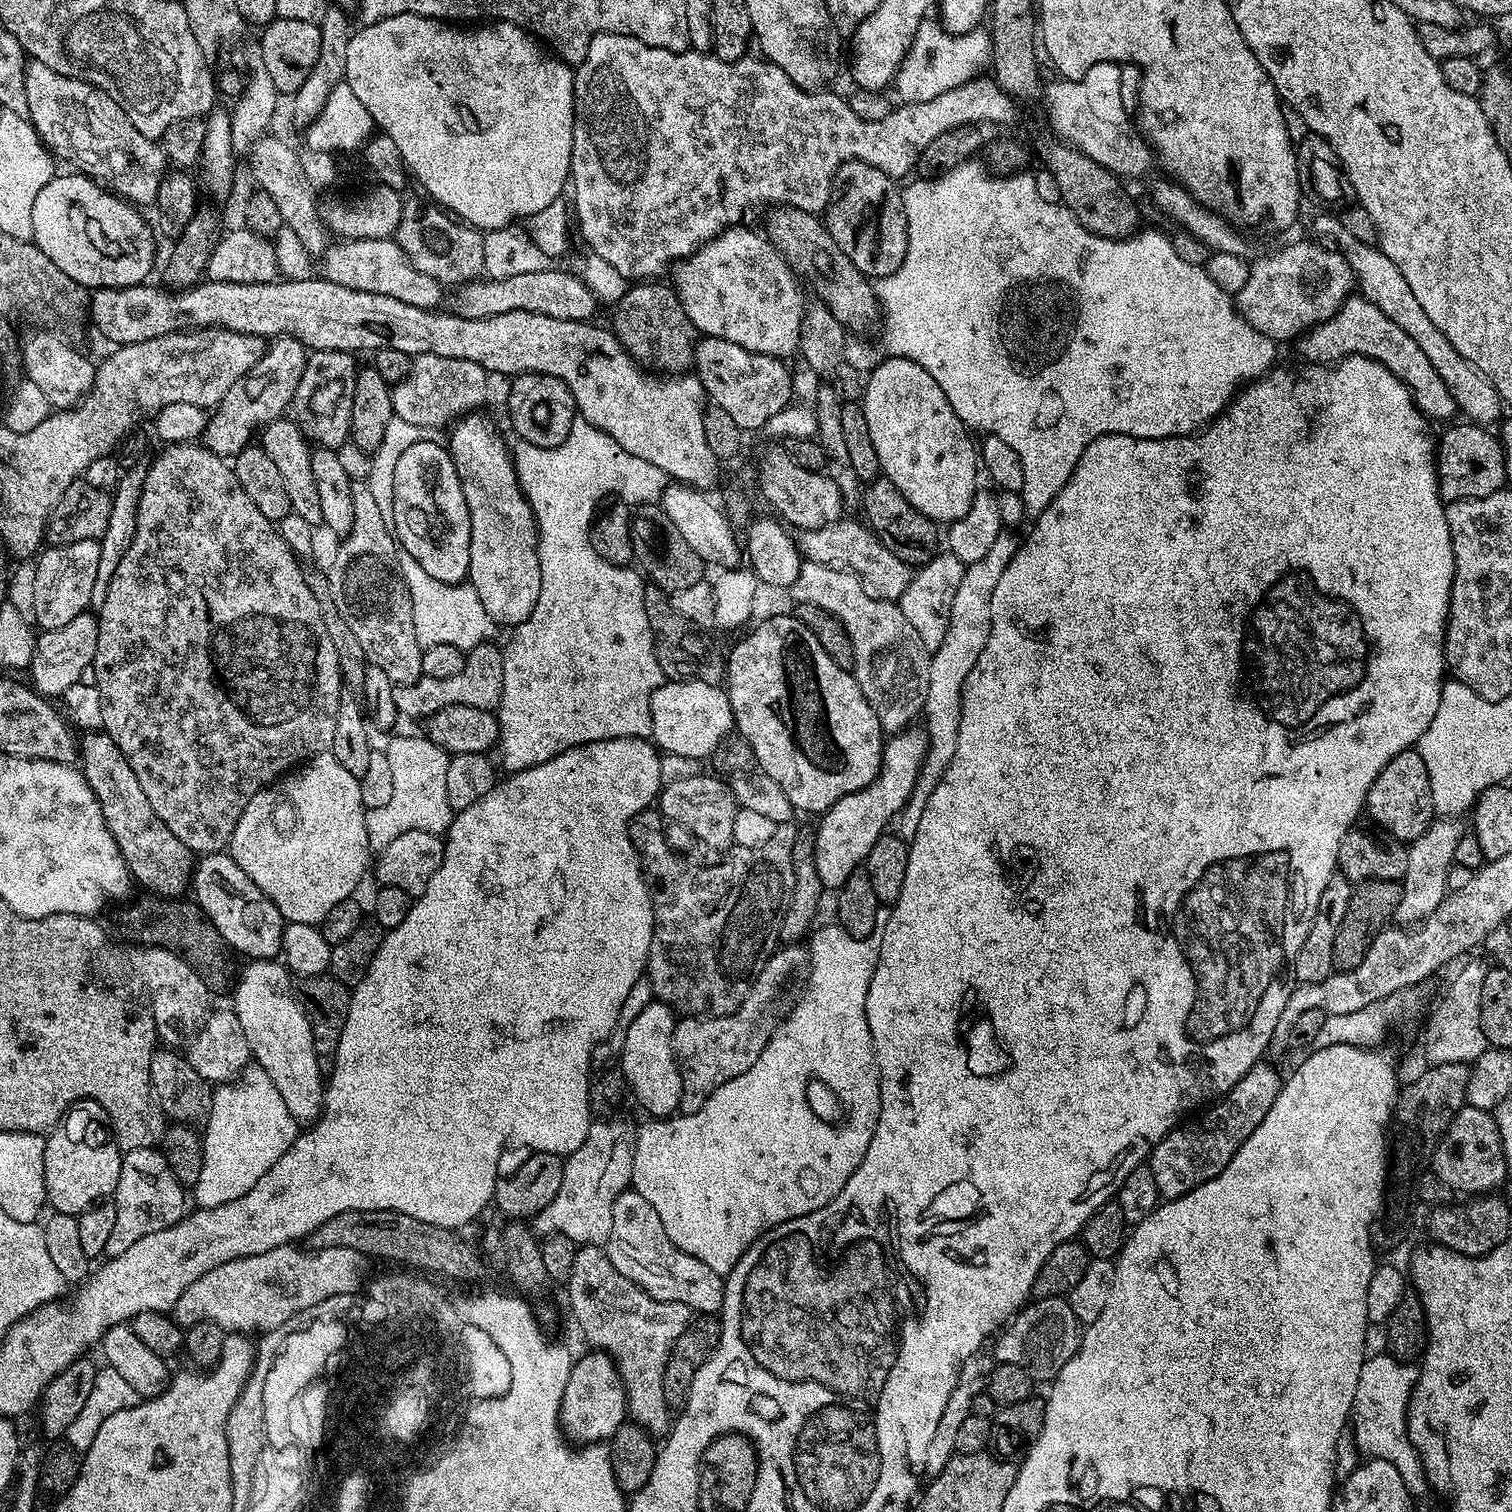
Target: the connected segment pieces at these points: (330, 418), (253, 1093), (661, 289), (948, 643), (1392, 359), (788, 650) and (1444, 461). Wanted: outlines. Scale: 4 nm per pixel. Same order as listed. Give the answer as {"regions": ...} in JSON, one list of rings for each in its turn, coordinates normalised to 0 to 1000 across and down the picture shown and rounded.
{"regions":[[[[210,233],[203,236],[200,246],[200,253],[192,268],[200,287],[207,294],[225,298],[231,291],[233,284],[233,269],[234,269],[234,253],[237,245],[236,236],[231,233]]],[[[164,705],[158,716],[146,716],[140,723],[140,731],[138,733],[138,740],[134,746],[135,768],[134,776],[131,776],[131,782],[128,784],[129,796],[133,799],[144,799],[163,790],[163,787],[165,787],[168,782],[171,782],[171,779],[173,779],[173,776],[176,776],[176,774],[179,774],[179,771],[187,766],[187,763],[196,755],[196,751],[196,741],[192,737],[192,734],[189,734],[187,724],[181,721],[181,716],[179,716],[173,706]]],[[[439,187],[419,187],[414,195],[406,202],[405,206],[407,207],[405,209],[403,217],[417,235],[425,237],[431,235],[433,233],[439,233],[437,238],[442,241],[441,245],[452,247],[458,243],[462,220],[451,200],[447,196],[446,190],[437,187]]],[[[662,353],[659,356],[657,361],[649,370],[638,375],[636,386],[628,398],[630,403],[626,406],[627,411],[626,422],[623,423],[623,427],[616,431],[615,456],[612,459],[610,472],[612,476],[614,475],[614,479],[612,478],[614,499],[608,508],[603,527],[598,531],[598,536],[594,540],[595,544],[598,544],[597,550],[599,554],[602,554],[606,550],[615,525],[620,520],[622,516],[624,516],[627,507],[631,504],[631,496],[634,494],[638,452],[642,448],[642,444],[644,443],[647,434],[649,433],[649,430],[652,430],[652,422],[655,422],[655,396],[657,396],[657,390],[660,388],[660,384],[663,383],[665,374],[668,374],[673,362],[673,357],[667,353]]],[[[895,194],[889,199],[884,206],[876,214],[872,214],[867,220],[859,223],[860,233],[865,239],[883,239],[889,237],[890,235],[905,235],[914,242],[917,242],[929,252],[937,263],[941,263],[944,261],[945,266],[943,272],[945,276],[958,275],[962,272],[960,261],[958,260],[958,256],[951,250],[951,245],[946,242],[946,237],[943,233],[925,216],[925,213],[921,213],[911,205],[906,199],[903,198],[901,195]]],[[[524,406],[511,407],[509,410],[504,411],[495,421],[491,421],[485,427],[484,432],[482,431],[480,434],[480,457],[484,467],[486,483],[491,487],[493,491],[496,491],[502,510],[512,515],[512,517],[515,517],[515,520],[517,520],[520,528],[522,528],[524,535],[529,536],[530,534],[532,537],[544,538],[548,536],[549,533],[552,533],[552,530],[554,530],[554,528],[557,528],[560,525],[565,525],[567,522],[575,520],[575,517],[578,517],[580,512],[582,511],[586,487],[581,478],[581,472],[578,472],[575,464],[573,464],[573,459],[570,459],[565,446],[562,442],[554,440],[552,436],[549,435],[549,433],[544,429],[541,422]]],[[[973,279],[963,280],[951,291],[951,317],[952,330],[956,332],[983,329],[993,325],[996,320],[995,295],[983,282]]]]}

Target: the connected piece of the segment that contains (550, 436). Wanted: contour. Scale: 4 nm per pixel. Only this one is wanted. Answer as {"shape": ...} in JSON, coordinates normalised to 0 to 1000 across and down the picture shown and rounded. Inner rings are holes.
{"shape":[[[345,246],[337,254],[339,255],[336,257],[336,275],[339,277],[339,284],[344,288],[343,290],[347,294],[353,294],[359,296],[368,296],[372,292],[374,292],[374,290],[378,284],[378,280],[382,276],[381,267],[374,255],[374,253],[366,250],[364,247]]]}

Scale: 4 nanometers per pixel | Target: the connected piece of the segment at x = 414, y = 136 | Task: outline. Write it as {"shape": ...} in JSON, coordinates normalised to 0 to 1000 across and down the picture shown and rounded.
{"shape":[[[273,8],[251,13],[249,16],[241,16],[233,21],[231,30],[229,30],[228,53],[231,57],[231,60],[234,60],[237,67],[239,67],[242,73],[245,73],[247,83],[253,89],[261,91],[263,99],[266,99],[267,108],[274,119],[282,124],[284,130],[290,137],[296,139],[306,147],[312,148],[312,150],[318,152],[335,151],[356,142],[356,139],[364,136],[364,134],[371,132],[372,127],[370,126],[372,124],[374,126],[378,112],[378,92],[380,91],[380,75],[381,75],[380,54],[381,52],[376,43],[360,34],[356,28],[355,24],[350,22],[342,16],[338,16],[336,13],[329,13],[320,15],[315,18],[302,17],[299,15],[287,13],[284,11],[277,11]]]}

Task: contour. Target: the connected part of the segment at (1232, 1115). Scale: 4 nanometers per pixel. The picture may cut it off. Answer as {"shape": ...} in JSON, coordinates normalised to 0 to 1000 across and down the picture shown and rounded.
{"shape":[[[832,702],[828,706],[815,720],[812,720],[812,725],[796,734],[800,735],[794,735],[789,743],[781,743],[765,755],[761,763],[761,772],[768,792],[784,791],[800,779],[808,776],[824,753],[827,753],[835,739],[840,737],[840,731],[843,731],[843,728],[847,723],[848,712],[844,710],[843,704],[836,703]]]}

